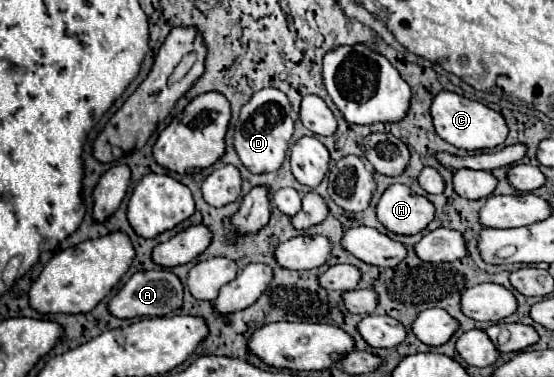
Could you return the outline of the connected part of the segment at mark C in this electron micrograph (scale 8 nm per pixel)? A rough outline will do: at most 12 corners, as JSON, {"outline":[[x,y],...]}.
{"outline":[[455,92],[431,104],[437,134],[463,150],[507,138],[499,112]]}

